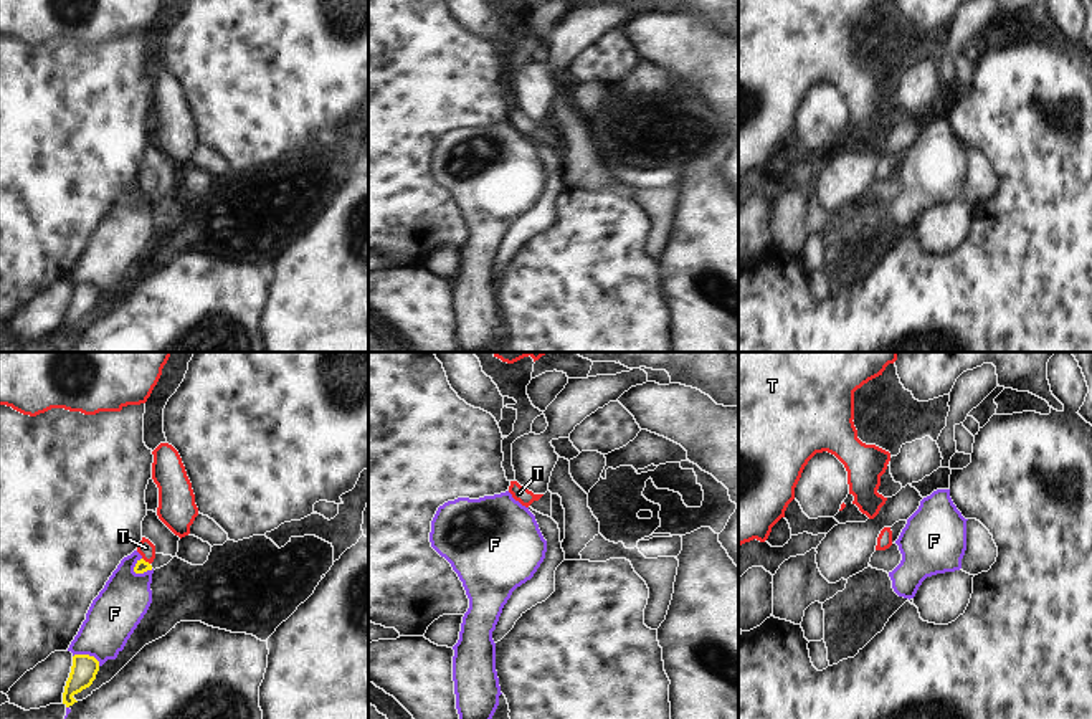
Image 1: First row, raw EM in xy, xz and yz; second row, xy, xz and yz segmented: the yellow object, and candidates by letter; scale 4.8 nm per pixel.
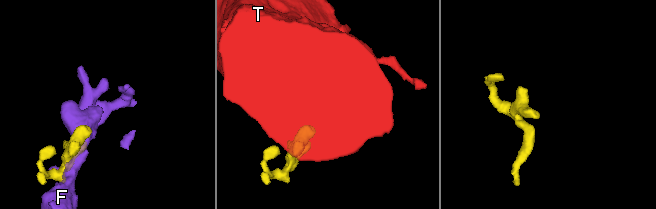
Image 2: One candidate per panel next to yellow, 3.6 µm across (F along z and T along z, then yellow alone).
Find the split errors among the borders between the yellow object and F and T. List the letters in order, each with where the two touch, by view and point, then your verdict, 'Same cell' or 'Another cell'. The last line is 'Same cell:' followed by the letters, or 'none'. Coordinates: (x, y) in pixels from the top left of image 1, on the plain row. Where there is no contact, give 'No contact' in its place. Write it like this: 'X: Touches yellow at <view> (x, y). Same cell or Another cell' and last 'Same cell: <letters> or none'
F: Touches yellow at xy (142, 202). Another cell
T: Touches yellow at xy (144, 190). Same cell
Same cell: T

